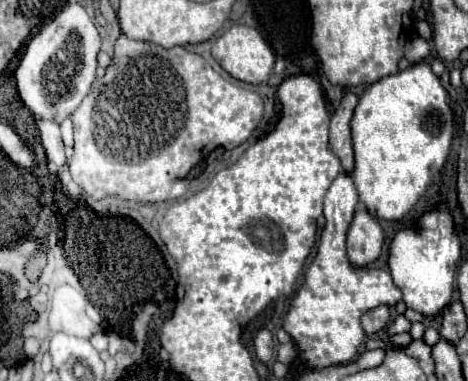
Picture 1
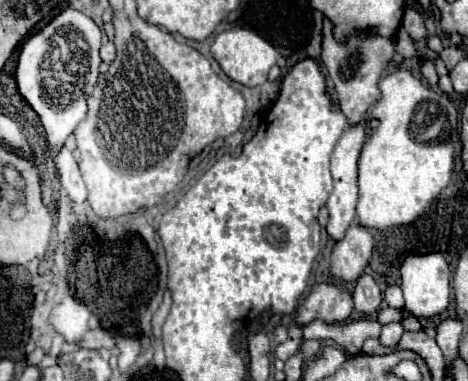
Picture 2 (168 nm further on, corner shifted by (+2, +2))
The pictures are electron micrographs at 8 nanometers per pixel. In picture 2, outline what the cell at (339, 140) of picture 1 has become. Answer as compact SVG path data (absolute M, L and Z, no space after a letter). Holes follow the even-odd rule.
M324 19L324 41L322 41L322 63L328 69L328 75L334 81L338 101L340 101L340 111L346 115L348 125L350 123L360 123L370 107L378 101L380 91L378 91L378 79L382 77L382 71L386 65L392 61L394 55L394 43L390 39L384 39L380 35L370 35L368 39L350 39L346 45L338 43L332 37L332 23Z

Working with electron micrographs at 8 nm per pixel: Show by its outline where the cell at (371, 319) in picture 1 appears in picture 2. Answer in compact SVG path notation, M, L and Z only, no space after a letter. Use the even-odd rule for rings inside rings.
M360 275L356 289L354 289L354 309L364 315L372 315L380 309L382 291L380 285L370 275Z

